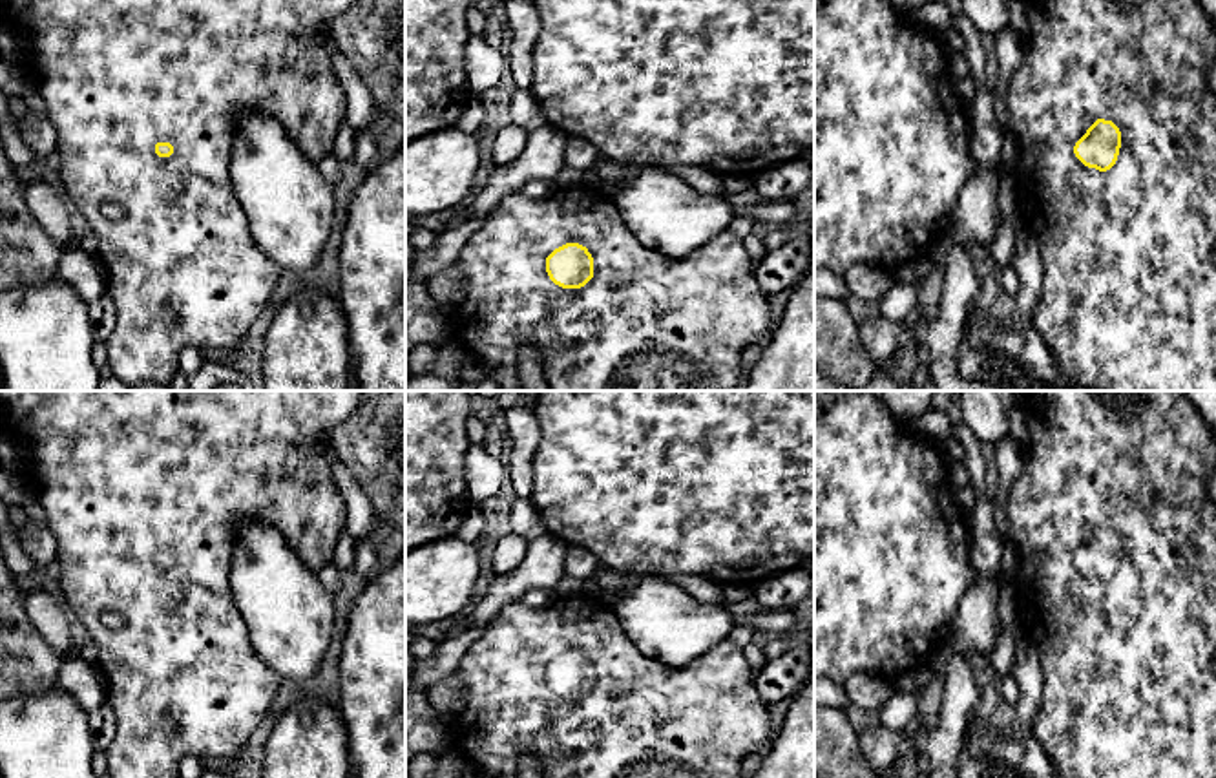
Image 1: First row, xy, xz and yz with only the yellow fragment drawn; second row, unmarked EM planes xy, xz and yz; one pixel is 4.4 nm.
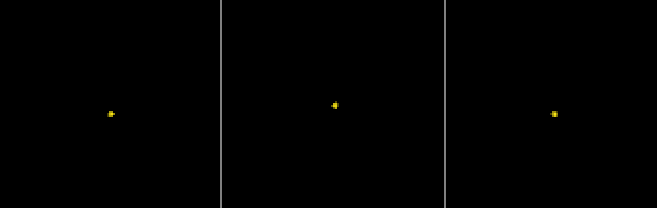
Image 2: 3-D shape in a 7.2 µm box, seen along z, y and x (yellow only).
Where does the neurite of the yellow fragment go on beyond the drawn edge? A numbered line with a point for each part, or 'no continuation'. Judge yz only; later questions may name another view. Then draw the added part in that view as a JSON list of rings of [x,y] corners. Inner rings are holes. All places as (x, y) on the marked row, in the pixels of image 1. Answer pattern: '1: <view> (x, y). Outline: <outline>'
1: yz (1127, 302). Outline: [[[1024,0],[1024,7],[1030,20],[1026,46],[1006,104],[1019,142],[1019,161],[1012,172],[1017,214],[1033,232],[1044,268],[1033,329],[1072,384],[1094,391],[1216,391],[1216,91],[1207,80],[1216,60],[1216,26],[1198,0]],[[1097,119],[1112,121],[1121,131],[1117,161],[1106,172],[1085,166],[1074,153],[1075,142]]]

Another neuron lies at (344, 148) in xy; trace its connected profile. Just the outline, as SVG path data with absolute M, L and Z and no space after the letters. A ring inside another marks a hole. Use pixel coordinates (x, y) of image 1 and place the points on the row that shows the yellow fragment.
M343 124L340 128L340 133L334 142L334 155L345 163L347 159L354 157L354 142L356 142L356 133L349 124Z

